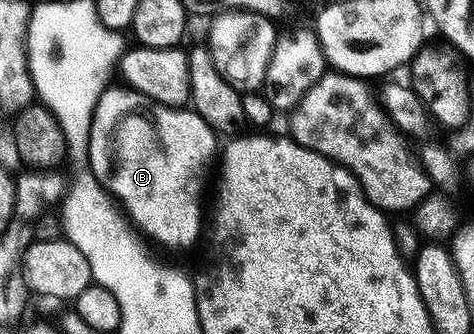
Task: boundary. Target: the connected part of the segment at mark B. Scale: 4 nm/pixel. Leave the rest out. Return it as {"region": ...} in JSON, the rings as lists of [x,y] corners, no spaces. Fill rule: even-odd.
{"region":[[[111,85],[102,93],[94,109],[88,147],[89,173],[117,199],[125,217],[143,235],[146,233],[152,241],[159,242],[170,250],[186,250],[197,240],[198,233],[201,230],[203,233],[204,230],[202,197],[206,194],[210,165],[213,162],[215,165],[216,151],[219,149],[216,131],[199,114],[195,114],[193,109],[165,106],[125,85],[117,85]]]}

